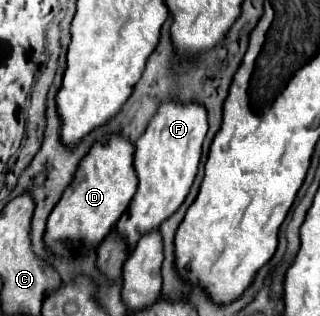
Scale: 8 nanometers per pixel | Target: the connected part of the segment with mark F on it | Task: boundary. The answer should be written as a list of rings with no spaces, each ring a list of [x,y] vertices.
[[[164,101],[150,119],[146,131],[136,141],[134,167],[138,173],[138,189],[116,223],[116,229],[126,237],[128,249],[134,249],[138,239],[152,229],[158,229],[186,199],[198,171],[202,141],[208,131],[204,105]]]

